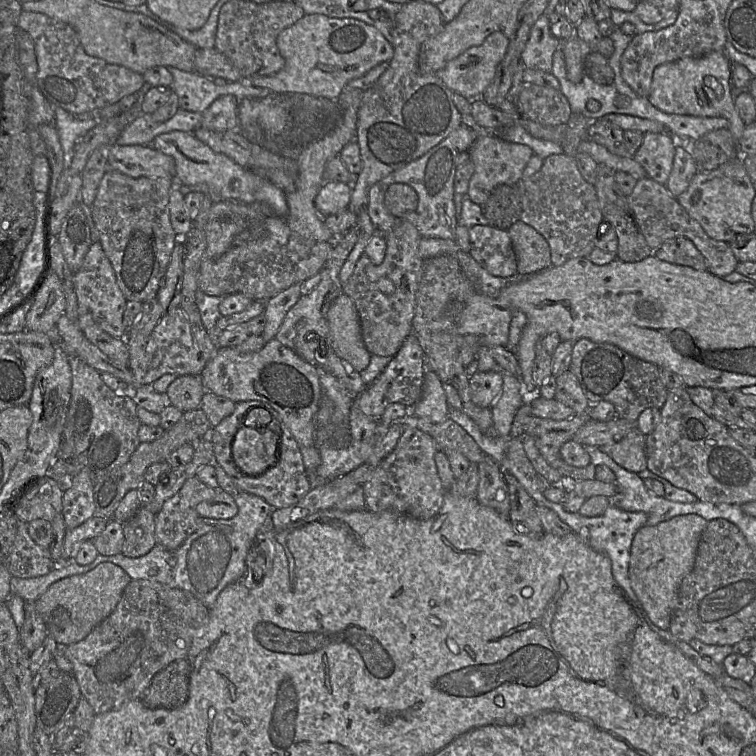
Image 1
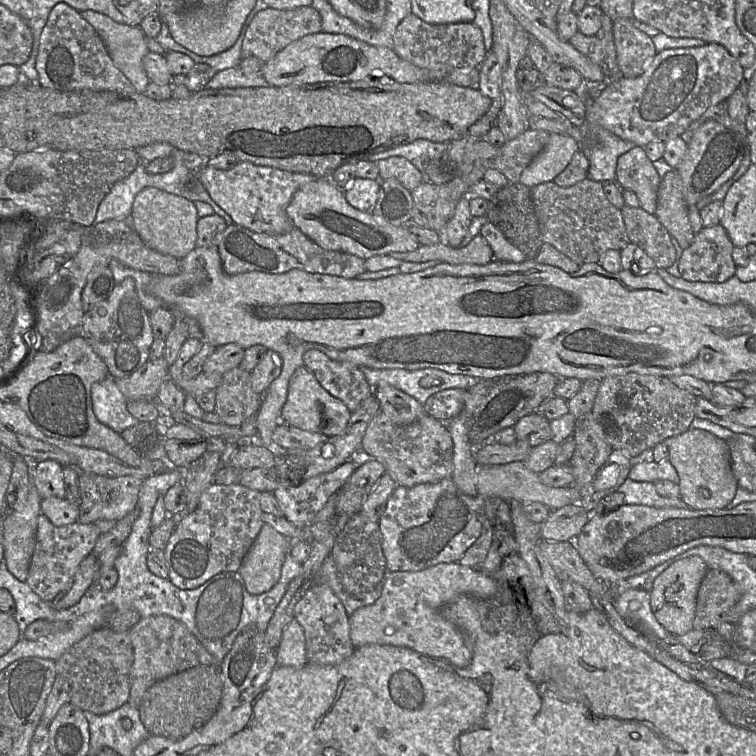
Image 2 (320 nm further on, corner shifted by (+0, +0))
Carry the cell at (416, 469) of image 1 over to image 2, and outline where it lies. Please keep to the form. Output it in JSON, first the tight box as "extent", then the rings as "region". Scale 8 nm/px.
{"extent":[380,479,484,572],"region":[[[443,479],[435,483],[418,484],[413,487],[397,485],[390,495],[380,516],[382,550],[388,572],[417,572],[440,563],[458,562],[467,549],[479,538],[484,523],[484,500],[462,493],[452,481]]]}

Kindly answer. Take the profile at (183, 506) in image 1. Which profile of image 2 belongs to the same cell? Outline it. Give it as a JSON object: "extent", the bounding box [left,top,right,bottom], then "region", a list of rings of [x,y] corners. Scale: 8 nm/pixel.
{"extent":[164,483,264,590],"region":[[[212,483],[201,494],[198,507],[175,525],[164,548],[168,578],[173,584],[191,590],[221,572],[240,570],[245,555],[264,524],[259,497],[259,491],[239,483]]]}

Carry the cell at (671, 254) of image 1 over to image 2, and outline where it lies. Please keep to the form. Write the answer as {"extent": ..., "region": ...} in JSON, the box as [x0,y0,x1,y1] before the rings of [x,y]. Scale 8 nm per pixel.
{"extent":[678,224,736,283],"region":[[[720,224],[703,227],[695,233],[693,242],[683,249],[678,269],[683,279],[697,282],[723,283],[736,273],[736,264],[732,258],[734,245],[727,231]]]}

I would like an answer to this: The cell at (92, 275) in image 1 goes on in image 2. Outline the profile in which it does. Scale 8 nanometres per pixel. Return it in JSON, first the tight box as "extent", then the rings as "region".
{"extent":[81,277,155,379],"region":[[[132,277],[117,283],[105,301],[85,311],[81,335],[102,358],[109,374],[115,379],[130,376],[150,359],[150,347],[155,335],[149,313],[140,303],[136,283]]]}

